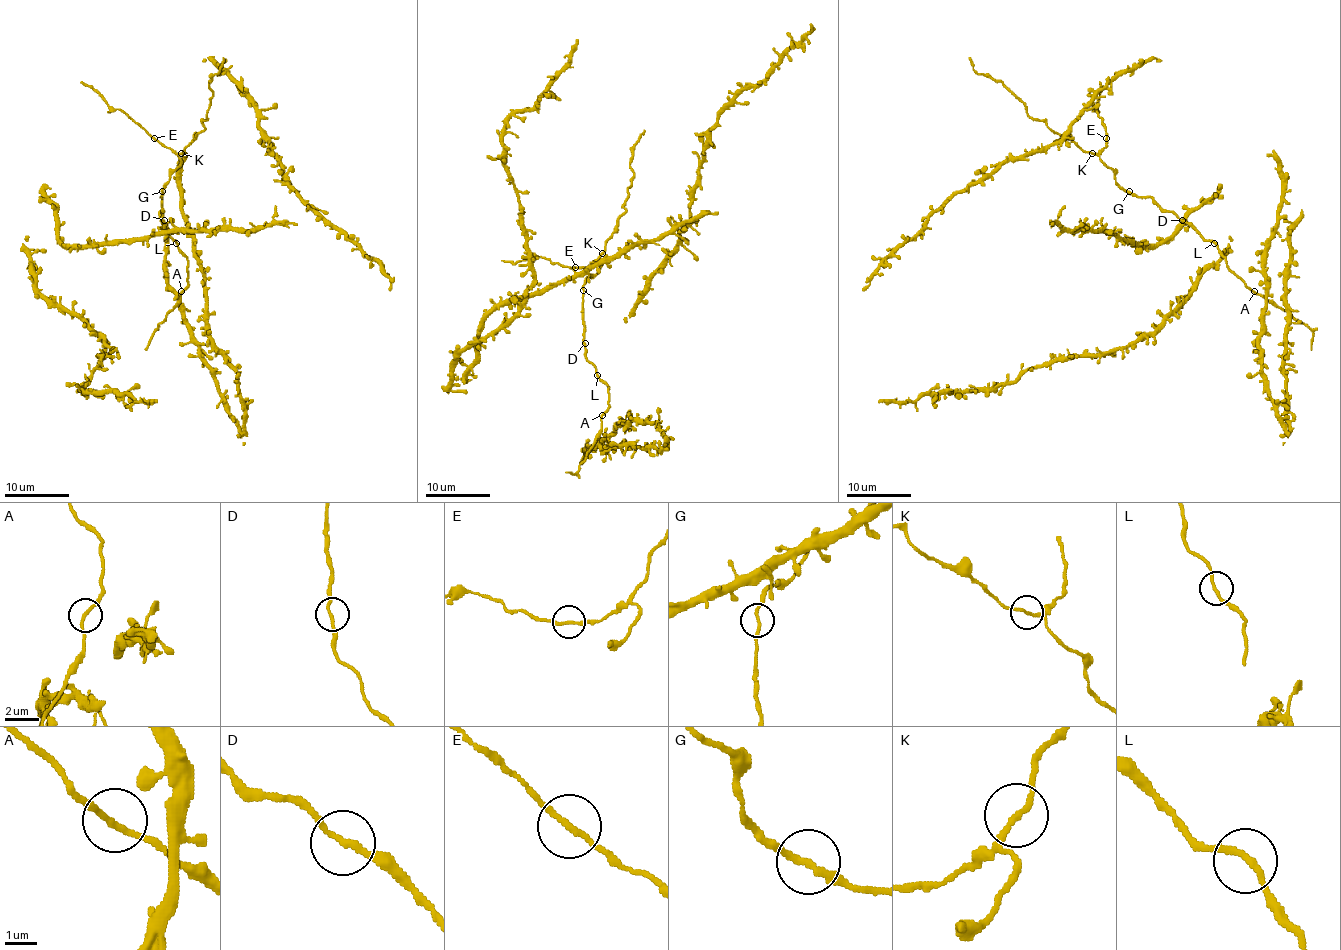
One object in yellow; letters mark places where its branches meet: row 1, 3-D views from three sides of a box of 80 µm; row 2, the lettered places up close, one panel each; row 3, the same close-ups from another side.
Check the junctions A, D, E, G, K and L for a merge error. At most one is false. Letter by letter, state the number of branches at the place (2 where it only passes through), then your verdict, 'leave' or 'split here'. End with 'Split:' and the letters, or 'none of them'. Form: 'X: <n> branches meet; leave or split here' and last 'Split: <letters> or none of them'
A: 2 branches meet; leave
D: 2 branches meet; leave
E: 2 branches meet; leave
G: 2 branches meet; leave
K: 2 branches meet; leave
L: 2 branches meet; leave
Split: none of them

